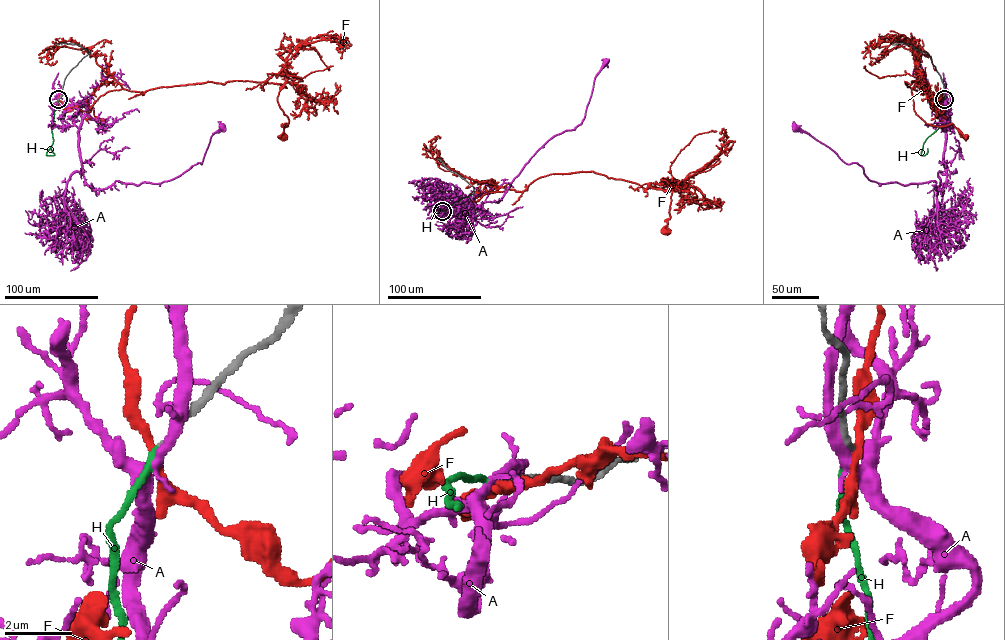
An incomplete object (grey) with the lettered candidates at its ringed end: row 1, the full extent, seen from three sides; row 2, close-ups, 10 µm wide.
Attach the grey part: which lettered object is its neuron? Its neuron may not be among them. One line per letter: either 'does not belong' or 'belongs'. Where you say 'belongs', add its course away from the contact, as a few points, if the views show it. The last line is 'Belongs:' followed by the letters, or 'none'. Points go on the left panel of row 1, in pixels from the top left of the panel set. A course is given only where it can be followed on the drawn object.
A: does not belong
F: does not belong
H: belongs; it runs (58, 99), (51, 123), (53, 142), (46, 154), (53, 155), (50, 148)
Belongs: H

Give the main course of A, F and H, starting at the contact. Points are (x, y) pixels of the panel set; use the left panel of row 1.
A: (59, 98), (58, 107), (79, 112), (81, 165), (94, 189), (177, 177), (202, 164), (222, 128)
F: (58, 99), (87, 111), (113, 90), (280, 83), (285, 86), (277, 101), (289, 120), (283, 137)
H: (58, 99), (51, 123), (53, 142), (46, 154), (53, 155), (50, 148)

